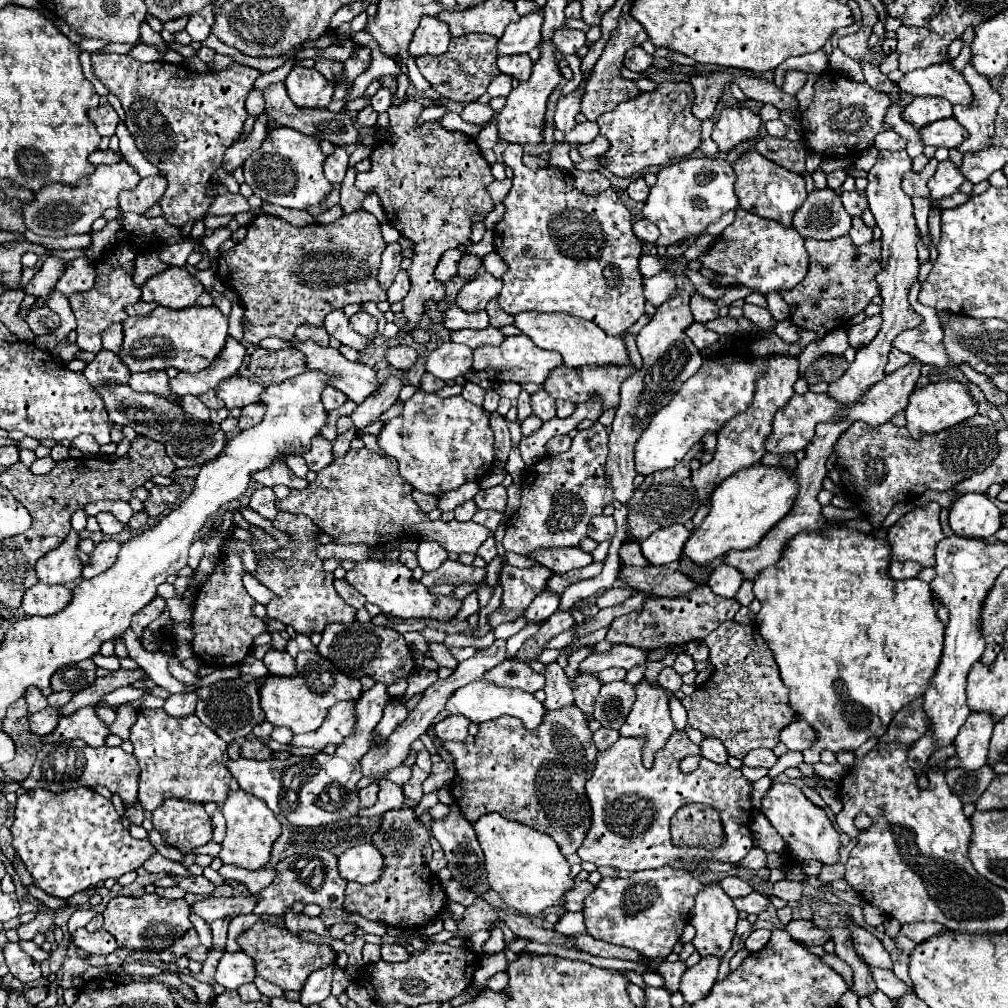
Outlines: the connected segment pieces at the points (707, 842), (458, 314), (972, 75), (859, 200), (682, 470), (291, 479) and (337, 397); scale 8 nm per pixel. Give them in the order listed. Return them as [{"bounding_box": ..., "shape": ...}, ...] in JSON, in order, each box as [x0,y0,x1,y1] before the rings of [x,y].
[{"bounding_box":[672,805,724,849],"shape":[[[684,805],[672,817],[672,843],[682,847],[716,849],[724,841],[720,815],[708,805]]]},{"bounding_box":[442,305,488,331],"shape":[[[452,305],[450,309],[444,311],[442,325],[450,331],[456,331],[456,329],[484,329],[488,325],[488,315],[486,315],[486,311],[466,313],[466,311],[460,311],[460,307]]]},{"bounding_box":[954,63,1000,153],"shape":[[[968,63],[962,69],[962,75],[972,89],[974,101],[970,107],[956,105],[954,117],[970,133],[968,141],[964,141],[958,147],[958,151],[968,153],[968,151],[980,151],[984,147],[990,147],[990,137],[994,135],[994,119],[996,119],[996,111],[1000,105],[1000,95],[992,89],[990,79],[976,73],[972,63]]]},{"bounding_box":[842,193,868,217],"shape":[[[842,193],[842,203],[846,207],[846,211],[856,217],[862,215],[862,211],[868,207],[868,201],[864,197],[860,197],[858,193]]]},{"bounding_box":[628,443,704,541],"shape":[[[700,443],[700,447],[692,447],[680,465],[676,465],[668,471],[658,471],[654,475],[648,475],[644,479],[644,483],[638,489],[634,489],[634,495],[628,501],[628,525],[630,525],[630,533],[636,541],[644,541],[646,537],[650,537],[654,531],[658,531],[662,527],[686,523],[694,517],[694,513],[698,511],[698,499],[696,499],[696,491],[690,481],[691,469],[688,465],[696,453],[702,449],[704,449],[702,443]]]},{"bounding_box":[252,459,308,489],"shape":[[[276,459],[270,467],[266,467],[264,471],[256,471],[252,475],[254,481],[258,481],[260,485],[266,487],[274,487],[274,485],[284,485],[288,489],[304,489],[308,485],[306,479],[300,479],[296,475],[292,475],[292,471],[288,471],[286,463],[282,459]]]},{"bounding_box":[322,387,346,411],"shape":[[[326,387],[324,393],[322,393],[322,405],[326,407],[326,411],[340,407],[344,401],[346,401],[346,395],[340,393],[340,391],[336,391],[334,387]]]}]

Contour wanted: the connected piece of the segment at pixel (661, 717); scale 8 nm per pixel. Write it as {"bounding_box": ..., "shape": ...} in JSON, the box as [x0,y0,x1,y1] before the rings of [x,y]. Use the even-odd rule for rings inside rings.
{"bounding_box":[620,679,674,769],"shape":[[[642,679],[640,683],[636,683],[636,701],[626,723],[620,727],[620,735],[646,737],[642,763],[650,769],[654,763],[654,753],[664,747],[672,731],[674,723],[670,719],[666,691],[660,685],[652,685],[646,679]]]}

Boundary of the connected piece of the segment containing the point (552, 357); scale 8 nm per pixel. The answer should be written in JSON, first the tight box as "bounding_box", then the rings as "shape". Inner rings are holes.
{"bounding_box":[472,335,562,385],"shape":[[[516,335],[516,337],[506,337],[500,345],[496,347],[490,347],[490,345],[484,345],[484,347],[478,347],[474,349],[474,363],[472,363],[472,369],[474,371],[484,371],[488,375],[490,381],[494,383],[506,383],[506,381],[512,381],[512,383],[536,383],[536,385],[542,385],[544,379],[550,375],[550,371],[554,371],[556,367],[562,365],[562,359],[560,359],[560,353],[554,353],[554,351],[544,351],[540,347],[536,347],[530,339],[526,339],[526,335]]]}

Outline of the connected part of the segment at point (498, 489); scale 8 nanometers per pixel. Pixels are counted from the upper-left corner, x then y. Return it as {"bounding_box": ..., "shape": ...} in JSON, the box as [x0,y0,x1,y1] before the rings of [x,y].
{"bounding_box":[474,485,506,511],"shape":[[[504,485],[490,487],[486,491],[478,491],[474,497],[478,509],[494,509],[494,511],[504,511],[506,509],[506,489]]]}

